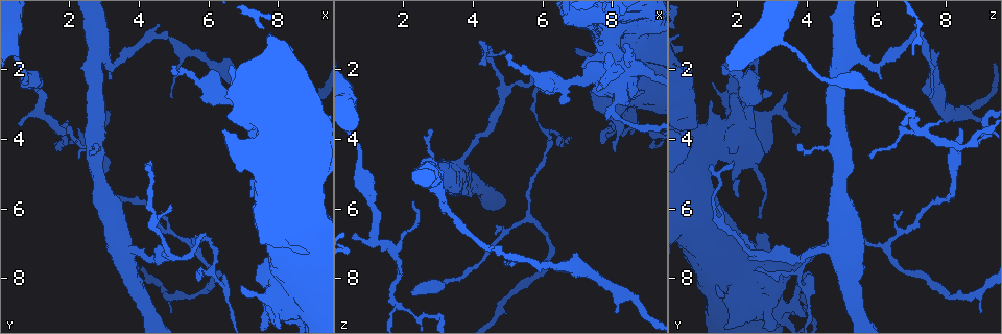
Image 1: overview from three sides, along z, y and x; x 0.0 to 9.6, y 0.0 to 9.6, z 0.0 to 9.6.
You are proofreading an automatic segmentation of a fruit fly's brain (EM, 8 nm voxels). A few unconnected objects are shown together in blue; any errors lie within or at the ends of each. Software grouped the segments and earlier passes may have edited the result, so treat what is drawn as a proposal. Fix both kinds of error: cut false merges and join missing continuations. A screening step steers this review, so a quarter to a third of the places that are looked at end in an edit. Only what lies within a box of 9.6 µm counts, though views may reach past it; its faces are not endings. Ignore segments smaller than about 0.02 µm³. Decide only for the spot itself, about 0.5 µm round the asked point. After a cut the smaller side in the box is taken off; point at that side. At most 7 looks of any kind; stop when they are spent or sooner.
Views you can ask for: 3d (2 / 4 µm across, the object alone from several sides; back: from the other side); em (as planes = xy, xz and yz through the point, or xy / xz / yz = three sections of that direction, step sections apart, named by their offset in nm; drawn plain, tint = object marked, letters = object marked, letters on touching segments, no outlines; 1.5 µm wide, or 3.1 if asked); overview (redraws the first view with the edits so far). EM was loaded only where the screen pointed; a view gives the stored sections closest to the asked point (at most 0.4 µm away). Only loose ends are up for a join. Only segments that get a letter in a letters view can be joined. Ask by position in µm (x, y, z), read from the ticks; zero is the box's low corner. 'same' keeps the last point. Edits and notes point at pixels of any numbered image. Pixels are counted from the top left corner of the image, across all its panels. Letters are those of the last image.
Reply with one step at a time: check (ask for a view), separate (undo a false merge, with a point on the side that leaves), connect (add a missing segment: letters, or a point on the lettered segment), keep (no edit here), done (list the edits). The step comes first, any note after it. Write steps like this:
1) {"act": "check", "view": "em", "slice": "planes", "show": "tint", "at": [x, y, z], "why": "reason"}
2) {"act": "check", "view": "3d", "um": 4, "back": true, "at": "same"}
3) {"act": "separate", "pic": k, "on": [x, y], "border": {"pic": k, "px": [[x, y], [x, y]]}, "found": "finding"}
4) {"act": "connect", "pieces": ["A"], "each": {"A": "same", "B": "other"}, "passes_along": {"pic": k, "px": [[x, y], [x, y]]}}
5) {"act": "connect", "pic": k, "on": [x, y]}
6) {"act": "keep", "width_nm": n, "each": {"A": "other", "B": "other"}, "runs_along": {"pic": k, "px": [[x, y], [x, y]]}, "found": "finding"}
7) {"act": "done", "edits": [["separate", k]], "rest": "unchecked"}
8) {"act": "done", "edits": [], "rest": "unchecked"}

{"act": "check", "view": "3d", "um": 4, "at": [4.70, 6.90, 2.00], "why": "a narrow waist"}

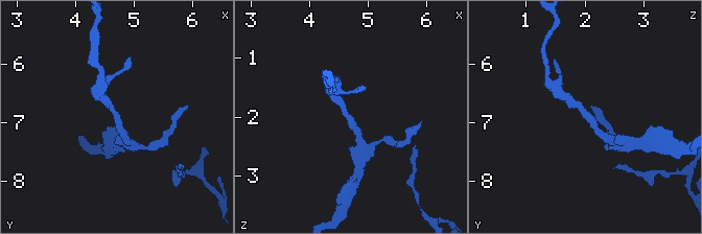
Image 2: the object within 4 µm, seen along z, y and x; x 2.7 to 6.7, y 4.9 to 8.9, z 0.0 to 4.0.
{"act": "check", "view": "em", "slice": "xy", "step": 8, "show": "tint", "at": [4.65, 6.85, 2.00], "arm_widths_nm": [220, 220], "why": "shape alone is not enough"}

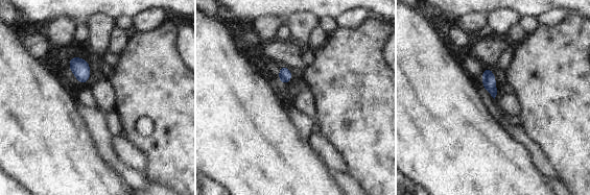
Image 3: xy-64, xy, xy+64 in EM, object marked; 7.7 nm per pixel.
{"act": "check", "view": "em", "slice": "planes", "show": "letters", "at": "same"}

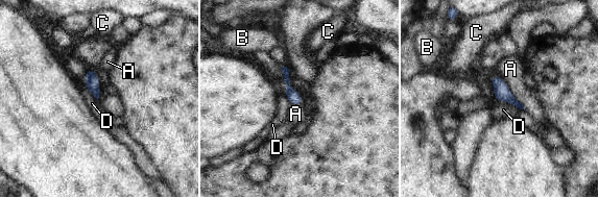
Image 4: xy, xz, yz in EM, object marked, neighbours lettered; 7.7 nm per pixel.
{"act": "keep", "each": {"A": "other", "B": "other", "C": "other", "D": "other"}, "runs_along": {"pic": 4, "px": [[284, 69], [289, 91], [300, 102]]}, "found": "all the same neuron"}

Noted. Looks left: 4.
{"act": "check", "view": "em", "slice": "xz", "step": 4, "show": "tint", "at": [1.90, 3.45, 7.85], "why": "an open end"}

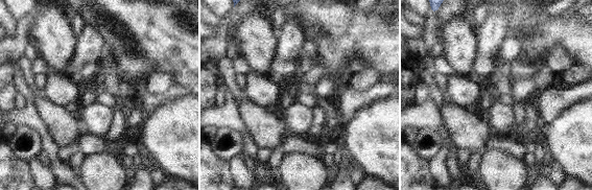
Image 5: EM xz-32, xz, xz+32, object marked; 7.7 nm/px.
{"act": "check", "view": "em", "slice": "planes", "show": "letters", "at": "same"}

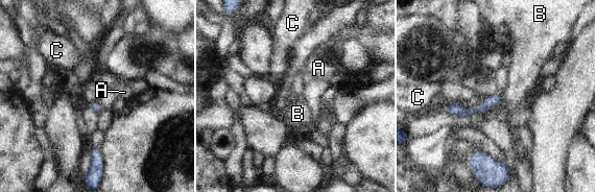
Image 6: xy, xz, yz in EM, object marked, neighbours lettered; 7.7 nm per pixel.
{"act": "keep", "each": {"A": "other", "B": "other", "C": "other"}, "border": {"pic": 6, "px": [[501, 93], [501, 101], [499, 103]]}, "found": "no lettered segment goes on from it"}

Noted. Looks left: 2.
{"act": "check", "view": "em", "slice": "planes", "show": "tint", "at": [3.15, 3.35, 9.15], "why": "sharp bend"}

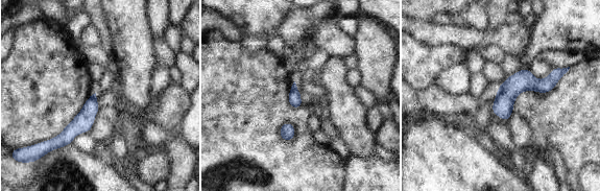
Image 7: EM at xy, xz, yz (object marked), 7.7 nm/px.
{"act": "check", "view": "em", "slice": "planes", "show": "letters", "at": "same", "why": "what lies round it"}

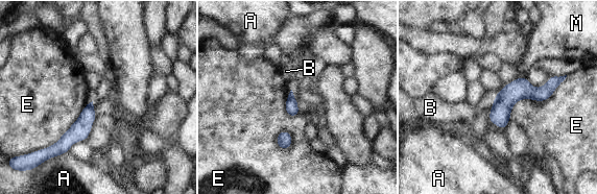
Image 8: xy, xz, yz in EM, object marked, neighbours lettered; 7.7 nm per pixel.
{"act": "keep", "width_nm": 100, "longest_contact_nm": ["E", 550], "each": {"A": "other", "B": "other", "E": "other", "M": "other"}, "found": "continuous, no second neuron"}

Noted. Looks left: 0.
{"act": "done", "edits": [], "rest": "unchecked"}

